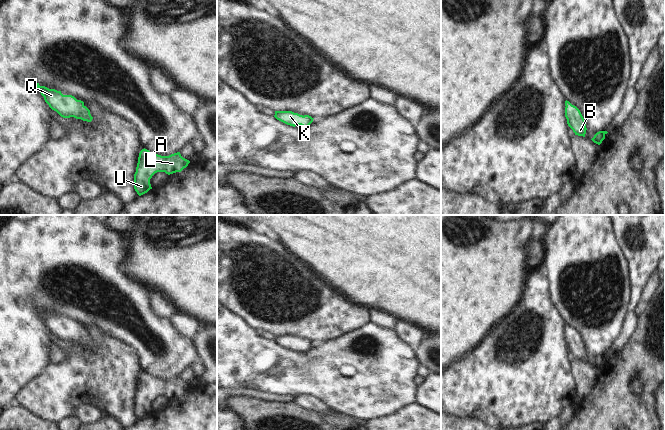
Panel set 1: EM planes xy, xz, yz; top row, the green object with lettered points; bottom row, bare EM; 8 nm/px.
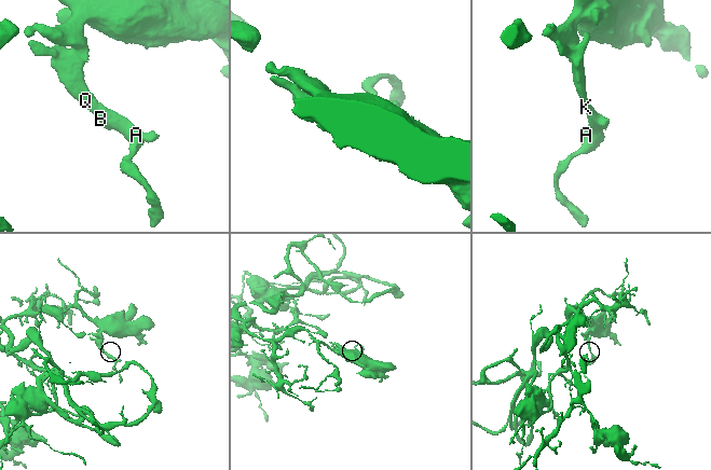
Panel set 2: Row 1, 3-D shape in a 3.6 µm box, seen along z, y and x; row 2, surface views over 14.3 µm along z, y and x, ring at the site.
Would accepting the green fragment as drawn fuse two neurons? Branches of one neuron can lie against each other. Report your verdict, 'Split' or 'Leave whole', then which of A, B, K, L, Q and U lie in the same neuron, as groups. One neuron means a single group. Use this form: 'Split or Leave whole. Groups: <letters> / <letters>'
Leave whole. Groups: A B K L Q U

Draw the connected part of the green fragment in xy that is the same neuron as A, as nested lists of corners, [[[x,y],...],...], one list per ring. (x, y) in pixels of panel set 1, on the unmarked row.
[[[142,373],[139,377],[136,396],[134,398],[134,413],[139,420],[152,413],[150,403],[157,396],[165,396],[170,399],[181,396],[190,387],[183,382],[180,376],[169,380],[161,380]]]

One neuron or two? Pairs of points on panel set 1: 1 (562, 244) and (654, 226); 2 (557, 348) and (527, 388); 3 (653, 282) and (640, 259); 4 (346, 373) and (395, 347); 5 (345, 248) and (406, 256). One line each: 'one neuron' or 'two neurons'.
1: two neurons
2: one neuron
3: two neurons
4: one neuron
5: one neuron

